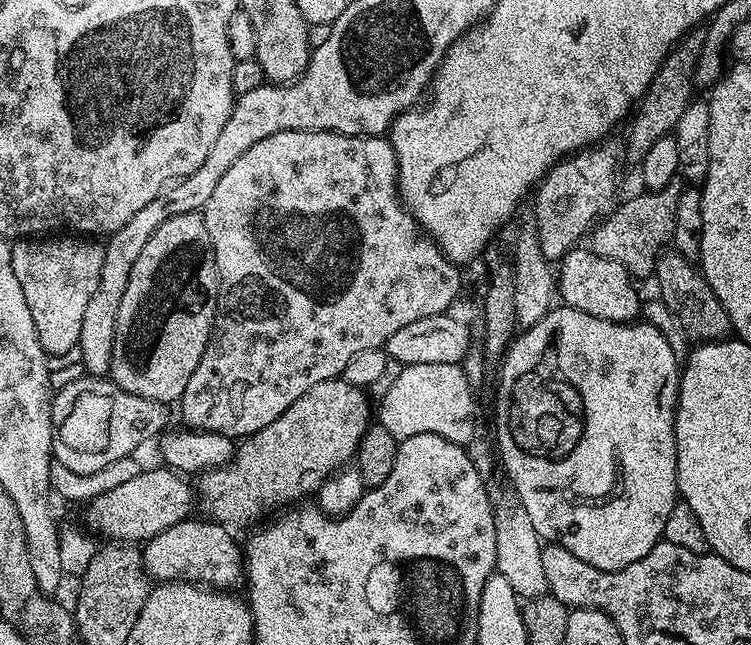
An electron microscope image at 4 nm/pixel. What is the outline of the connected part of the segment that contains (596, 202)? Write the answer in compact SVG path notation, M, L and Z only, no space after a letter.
M612 142L594 144L565 156L548 171L535 189L535 223L538 225L545 260L563 260L567 252L583 241L580 240L583 236L585 239L586 233L597 223L601 213L613 203L612 195L616 192L616 171L620 168L622 148L621 145L619 148L616 144L608 143Z

